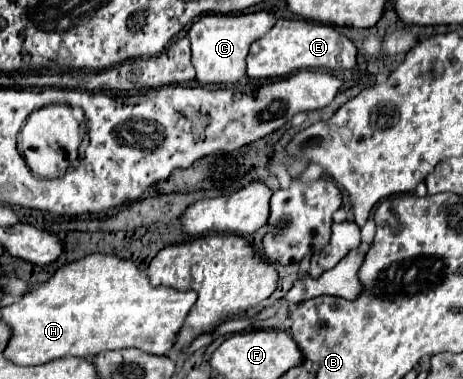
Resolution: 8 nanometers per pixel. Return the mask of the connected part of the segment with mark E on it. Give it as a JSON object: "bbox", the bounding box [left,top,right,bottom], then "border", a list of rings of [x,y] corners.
{"bbox":[247,20,357,78],"border":[[[277,20],[277,24],[257,42],[251,44],[247,56],[247,76],[249,78],[273,78],[273,76],[289,76],[291,72],[305,68],[353,68],[357,60],[355,44],[333,26],[315,24],[307,20]]]}

